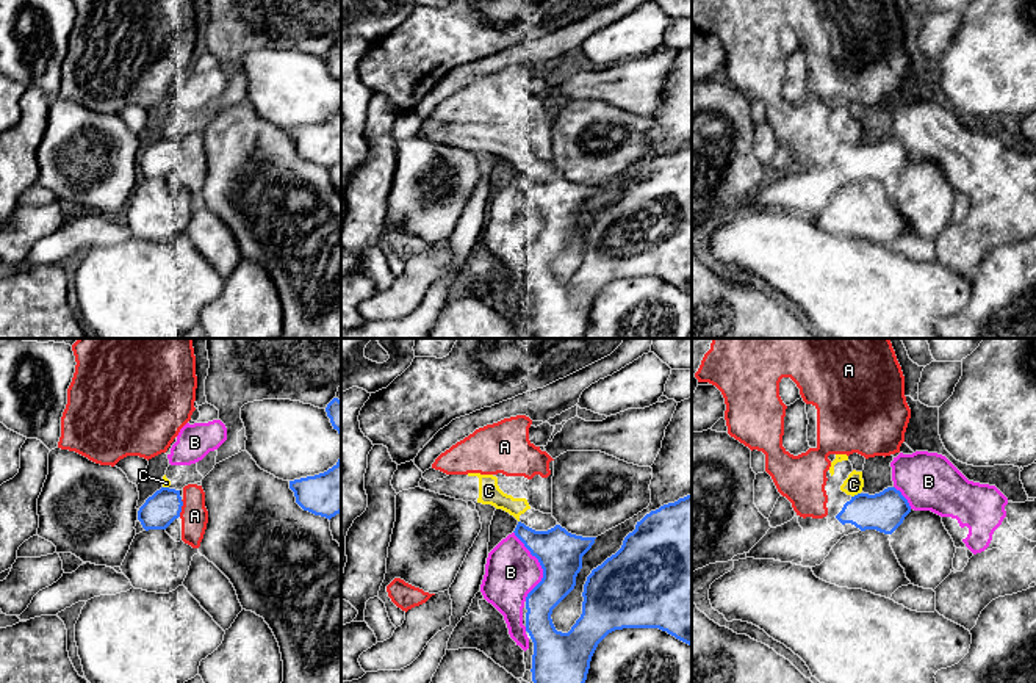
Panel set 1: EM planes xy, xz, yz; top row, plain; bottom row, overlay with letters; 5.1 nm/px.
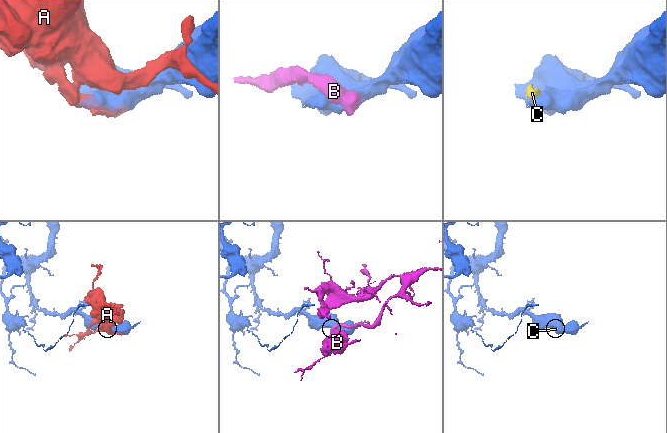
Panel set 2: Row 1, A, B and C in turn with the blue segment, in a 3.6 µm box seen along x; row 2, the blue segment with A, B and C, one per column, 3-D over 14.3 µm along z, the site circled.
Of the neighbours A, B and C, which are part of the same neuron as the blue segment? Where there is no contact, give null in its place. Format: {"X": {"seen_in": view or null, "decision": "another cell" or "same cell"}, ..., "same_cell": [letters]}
{"A": {"seen_in": "xy", "decision": "another cell"}, "B": {"seen_in": "xz", "decision": "another cell"}, "C": {"seen_in": "yz", "decision": "another cell"}, "same_cell": []}

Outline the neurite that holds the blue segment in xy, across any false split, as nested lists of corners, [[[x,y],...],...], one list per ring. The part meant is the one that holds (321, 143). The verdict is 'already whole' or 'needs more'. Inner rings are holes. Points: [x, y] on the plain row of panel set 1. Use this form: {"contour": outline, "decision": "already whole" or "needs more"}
{"contour": [[[341,107],[324,122],[290,130],[290,138],[304,160],[330,169],[341,161]]], "decision": "already whole"}

